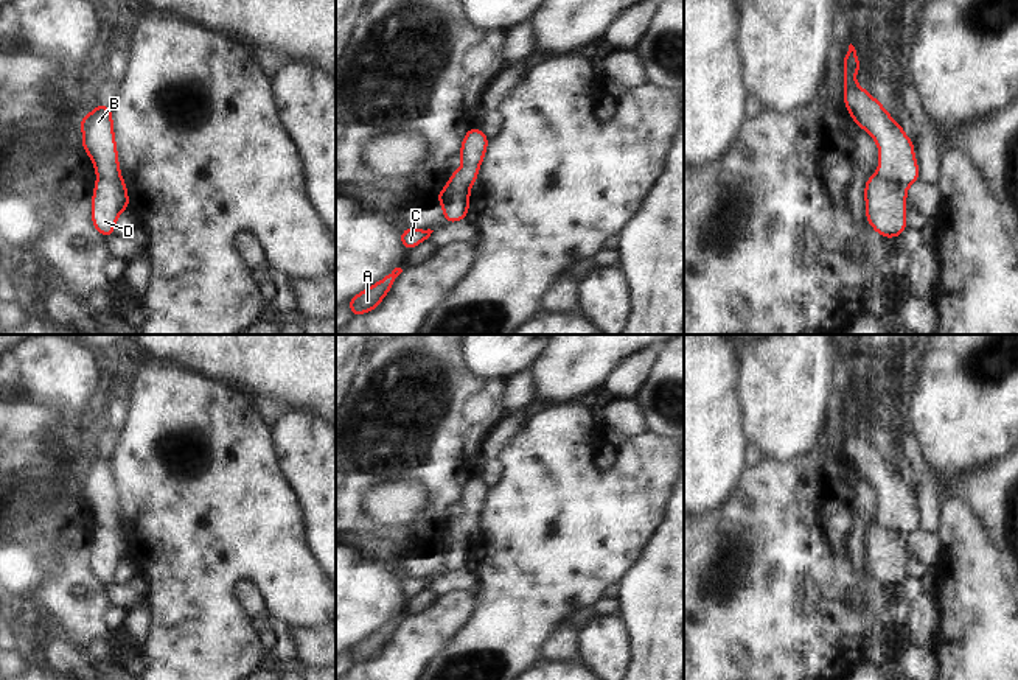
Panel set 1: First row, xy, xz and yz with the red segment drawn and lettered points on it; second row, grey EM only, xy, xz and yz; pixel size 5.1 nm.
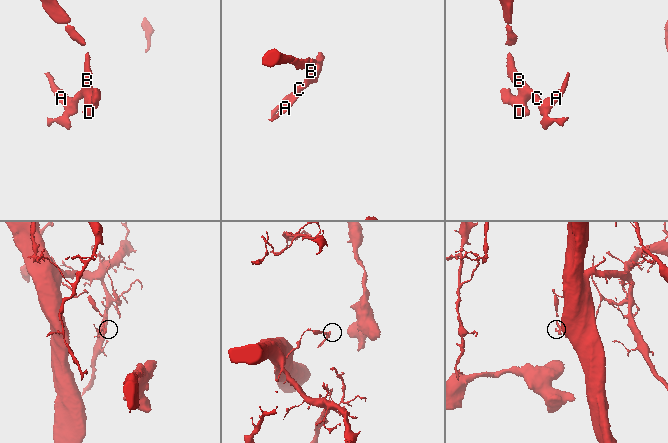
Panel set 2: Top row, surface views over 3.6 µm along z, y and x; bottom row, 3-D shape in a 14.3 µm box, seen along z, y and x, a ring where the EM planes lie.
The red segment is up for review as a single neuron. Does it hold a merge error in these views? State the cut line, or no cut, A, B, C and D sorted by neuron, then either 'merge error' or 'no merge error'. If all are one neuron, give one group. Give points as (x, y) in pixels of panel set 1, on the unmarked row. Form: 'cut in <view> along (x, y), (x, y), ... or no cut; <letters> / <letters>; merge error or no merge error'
cut in xz along (467, 534), (449, 534), (439, 543); A B C / D; merge error

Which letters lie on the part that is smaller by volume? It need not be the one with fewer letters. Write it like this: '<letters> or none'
D

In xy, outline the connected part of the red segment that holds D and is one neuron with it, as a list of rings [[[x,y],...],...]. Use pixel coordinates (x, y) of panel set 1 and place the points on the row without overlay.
[[[98,526],[92,546],[92,571],[106,587],[113,585],[113,574],[118,563],[129,557],[129,546],[124,528]]]

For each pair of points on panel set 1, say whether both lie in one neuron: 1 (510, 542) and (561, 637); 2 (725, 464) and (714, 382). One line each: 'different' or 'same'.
1: different
2: same

